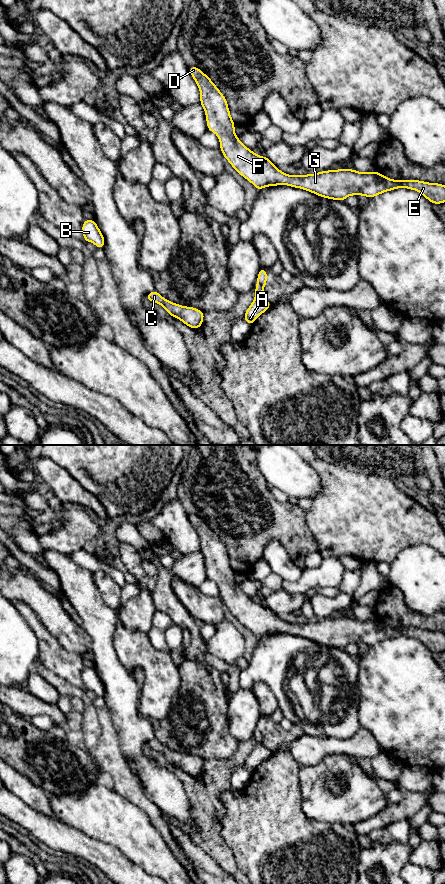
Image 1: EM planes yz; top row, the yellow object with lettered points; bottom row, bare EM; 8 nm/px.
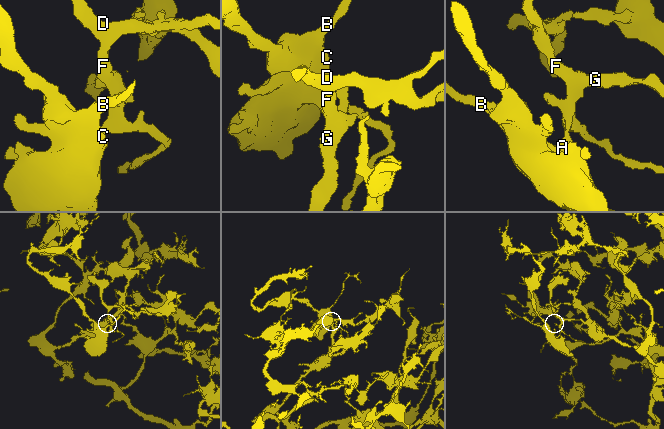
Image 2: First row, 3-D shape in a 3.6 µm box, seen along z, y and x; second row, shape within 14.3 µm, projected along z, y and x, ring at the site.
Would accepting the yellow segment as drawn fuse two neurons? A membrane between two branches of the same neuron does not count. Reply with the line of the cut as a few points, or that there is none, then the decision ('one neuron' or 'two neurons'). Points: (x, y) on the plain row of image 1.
no cut; one neuron

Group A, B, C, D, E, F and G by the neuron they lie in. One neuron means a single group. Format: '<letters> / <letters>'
A B C D E F G

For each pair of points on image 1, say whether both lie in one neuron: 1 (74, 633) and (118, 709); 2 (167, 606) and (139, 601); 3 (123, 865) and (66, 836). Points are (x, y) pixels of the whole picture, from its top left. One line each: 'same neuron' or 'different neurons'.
1: different neurons
2: different neurons
3: same neuron

